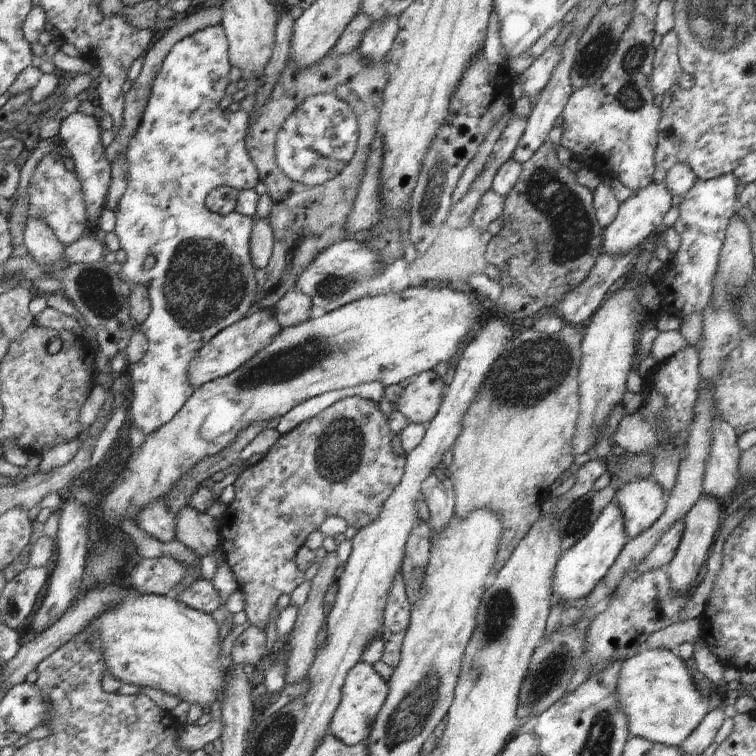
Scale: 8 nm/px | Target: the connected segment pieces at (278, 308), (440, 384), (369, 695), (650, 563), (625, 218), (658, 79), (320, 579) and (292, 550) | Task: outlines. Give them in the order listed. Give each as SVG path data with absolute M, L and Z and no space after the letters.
M300 289L288 291L272 307L272 314L278 319L282 329L305 323L310 319L313 302Z
M424 371L410 382L395 404L409 423L428 424L438 412L446 386L442 377L434 371Z
M360 662L353 666L348 671L342 685L342 698L330 723L329 732L350 746L366 742L376 717L388 696L388 691L387 681L376 673L373 665Z
M683 520L675 522L673 526L661 536L661 539L656 543L656 546L649 556L637 566L637 571L642 574L664 568L675 555L683 533L683 528Z
M653 180L645 187L635 190L627 200L619 204L616 218L603 230L603 251L612 254L627 253L640 246L649 234L661 226L664 214L673 206L672 197L664 181Z
M672 29L662 37L660 45L655 49L651 76L654 94L663 94L672 88L687 91L694 86L693 76L685 73L679 63L678 45L676 29Z
M336 552L325 553L319 558L320 569L312 579L312 586L307 597L307 601L299 608L296 622L292 632L292 640L288 646L287 673L285 675L286 683L302 682L307 676L309 666L312 664L314 653L318 644L318 630L325 626L326 612L324 612L324 594L333 582L334 571L336 570L338 560Z
M354 395L338 400L315 417L301 422L288 433L284 433L277 440L277 443L274 444L272 448L268 449L268 452L265 453L262 459L256 462L256 464L244 467L244 470L238 475L234 483L236 487L235 499L227 504L226 512L223 514L222 518L218 520L220 524L219 535L221 550L222 554L224 554L224 560L236 575L236 580L239 583L238 588L244 593L244 596L246 596L245 610L241 614L243 619L250 620L253 624L252 626L258 627L260 630L264 631L268 624L268 618L270 618L270 612L272 612L272 608L276 606L276 600L278 600L282 594L290 595L297 586L300 586L300 584L304 582L304 573L296 564L296 553L300 550L300 547L305 544L308 536L316 529L319 529L320 525L328 517L339 516L346 521L347 526L352 526L352 528L356 528L356 530L360 530L376 520L376 517L381 513L384 501L394 492L396 485L401 481L406 464L406 455L400 455L392 448L392 438L394 438L394 435L388 424L388 419L380 410L379 404L371 399L364 399Z

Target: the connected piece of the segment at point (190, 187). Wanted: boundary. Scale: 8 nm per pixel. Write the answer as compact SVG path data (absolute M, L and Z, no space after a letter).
M222 24L206 27L188 35L180 42L177 42L170 52L164 58L162 66L152 82L151 95L148 99L148 104L142 113L140 124L134 133L134 136L129 140L127 149L125 150L125 159L127 160L128 169L128 184L124 194L119 200L119 205L116 216L115 231L119 238L121 248L126 253L126 260L118 269L120 278L126 286L128 284L142 285L146 288L149 294L149 303L151 309L149 315L145 318L142 327L143 333L147 338L147 353L138 364L129 365L127 375L129 378L129 403L128 403L128 417L126 418L126 426L131 426L134 422L140 430L143 430L145 436L166 424L192 396L192 393L197 389L191 384L188 374L188 365L193 361L199 348L206 344L212 337L215 337L220 331L223 331L232 323L238 322L246 318L251 312L253 305L253 298L258 292L259 286L254 278L256 268L251 261L251 234L253 227L253 220L240 214L218 215L206 208L205 198L219 186L229 186L243 191L244 189L254 189L259 181L259 174L257 166L248 154L245 145L245 131L249 126L248 120L244 119L246 108L244 107L239 114L228 115L227 110L220 108L220 100L226 94L226 86L230 83L228 76L232 70L231 62L229 61L229 44L228 39Z

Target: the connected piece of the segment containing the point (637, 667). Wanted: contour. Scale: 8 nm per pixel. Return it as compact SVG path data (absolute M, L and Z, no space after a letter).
M644 649L630 654L623 660L617 682L617 701L625 712L630 735L645 738L655 743L679 747L710 711L710 699L705 697L692 679L693 667L668 649Z

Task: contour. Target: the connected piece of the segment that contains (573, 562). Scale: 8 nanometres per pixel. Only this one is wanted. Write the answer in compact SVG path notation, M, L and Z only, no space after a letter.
M612 500L608 503L591 526L588 534L572 548L563 551L557 560L553 574L554 605L569 606L568 602L588 596L596 583L606 576L610 567L616 562L621 550L625 547L625 518L619 504Z

